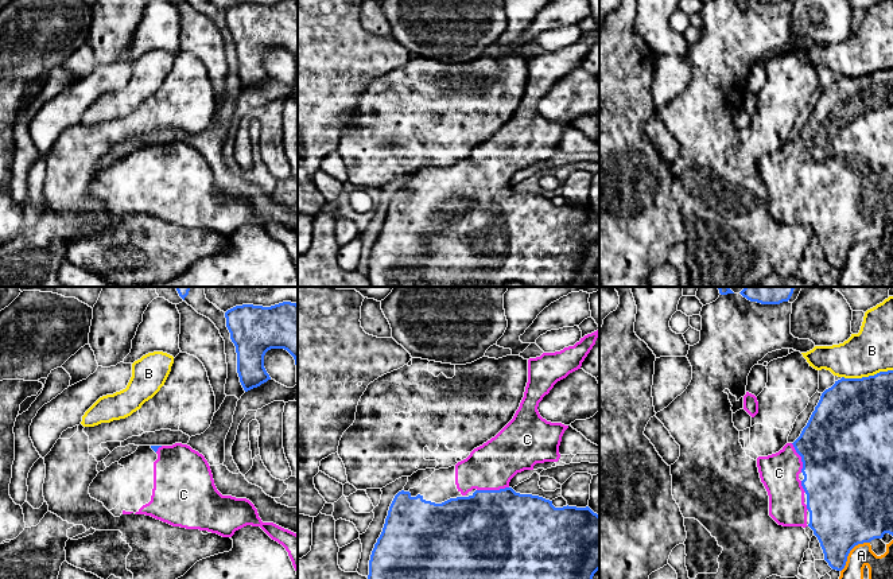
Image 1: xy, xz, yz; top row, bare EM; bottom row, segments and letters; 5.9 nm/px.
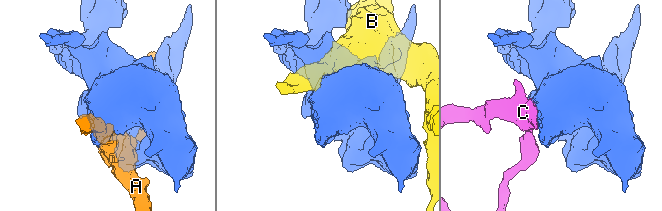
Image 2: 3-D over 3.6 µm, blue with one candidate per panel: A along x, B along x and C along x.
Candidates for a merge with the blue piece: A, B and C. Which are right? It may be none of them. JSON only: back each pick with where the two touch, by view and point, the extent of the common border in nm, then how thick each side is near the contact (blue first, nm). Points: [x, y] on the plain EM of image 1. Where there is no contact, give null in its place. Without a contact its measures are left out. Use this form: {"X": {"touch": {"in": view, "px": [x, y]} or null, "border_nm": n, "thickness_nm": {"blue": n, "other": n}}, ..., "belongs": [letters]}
{"C": {"touch": {"in": "xz", "px": [492, 189]}, "border_nm": 190, "thickness_nm": {"blue": 500, "other": 280}}, "belongs": ["C"]}

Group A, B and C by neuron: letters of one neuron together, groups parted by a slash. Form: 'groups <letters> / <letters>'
groups A / B / C

